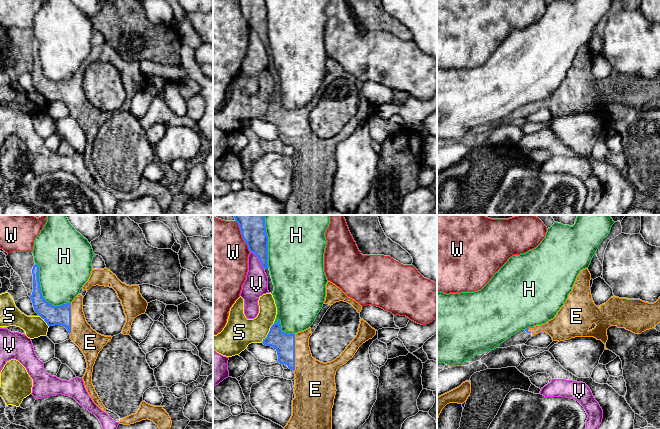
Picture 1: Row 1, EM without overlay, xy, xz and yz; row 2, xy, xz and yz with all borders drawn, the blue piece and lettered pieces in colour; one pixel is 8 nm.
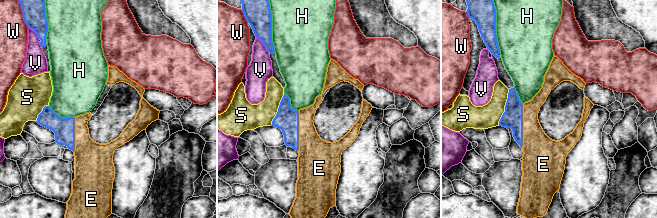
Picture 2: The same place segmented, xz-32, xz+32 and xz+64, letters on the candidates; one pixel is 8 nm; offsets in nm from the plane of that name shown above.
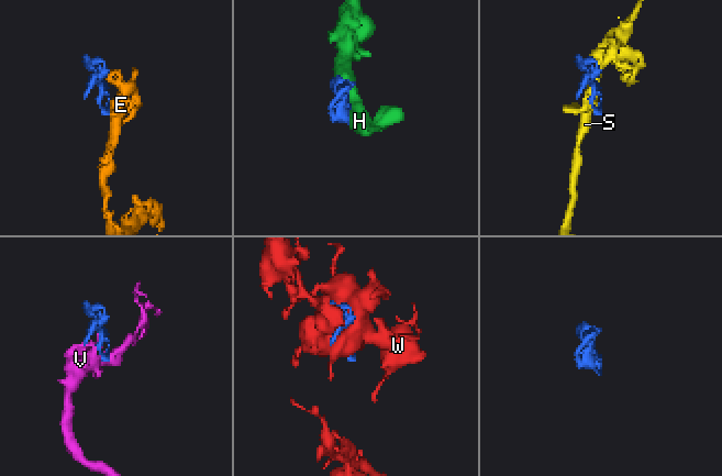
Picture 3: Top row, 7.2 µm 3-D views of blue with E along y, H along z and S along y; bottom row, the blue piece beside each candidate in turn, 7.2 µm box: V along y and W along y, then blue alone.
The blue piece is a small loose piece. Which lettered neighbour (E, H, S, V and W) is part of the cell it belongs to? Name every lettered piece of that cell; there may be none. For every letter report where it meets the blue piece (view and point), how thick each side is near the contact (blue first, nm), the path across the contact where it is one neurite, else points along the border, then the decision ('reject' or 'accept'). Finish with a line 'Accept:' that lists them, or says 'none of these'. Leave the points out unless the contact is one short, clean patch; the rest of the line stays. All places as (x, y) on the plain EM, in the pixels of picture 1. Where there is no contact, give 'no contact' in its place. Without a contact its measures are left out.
E: meets blue in xz at (294, 128); 160 nm thick on the blue side, 280 nm on the other; accept
H: meets blue in xy at (41, 70); 160 nm thick on the blue side, 380 nm on the other; reject
S: meets blue in xz at (268, 109); 160 nm thick on the blue side, 240 nm on the other; reject
V: meets blue in xz at (258, 34); 190 nm thick on the blue side, 190 nm on the other; reject
W: meets blue in xz at (242, 13); 190 nm thick on the blue side, 500 nm on the other; reject
Accept: E

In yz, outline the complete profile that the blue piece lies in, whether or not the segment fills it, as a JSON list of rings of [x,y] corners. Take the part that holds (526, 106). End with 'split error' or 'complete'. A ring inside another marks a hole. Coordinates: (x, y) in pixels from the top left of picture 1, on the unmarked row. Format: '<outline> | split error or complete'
[[[588,44],[581,46],[566,78],[555,93],[545,100],[527,104],[525,107],[531,109],[532,112],[540,108],[546,108],[552,113],[553,117],[559,118],[575,113],[594,113],[597,116],[601,116],[605,120],[605,126],[607,126],[607,105],[610,102],[625,104],[635,110],[641,110],[646,106],[655,104],[660,98],[660,73],[656,78],[648,79],[640,75],[613,72],[598,84],[592,75],[590,56],[591,50]]] | split error

